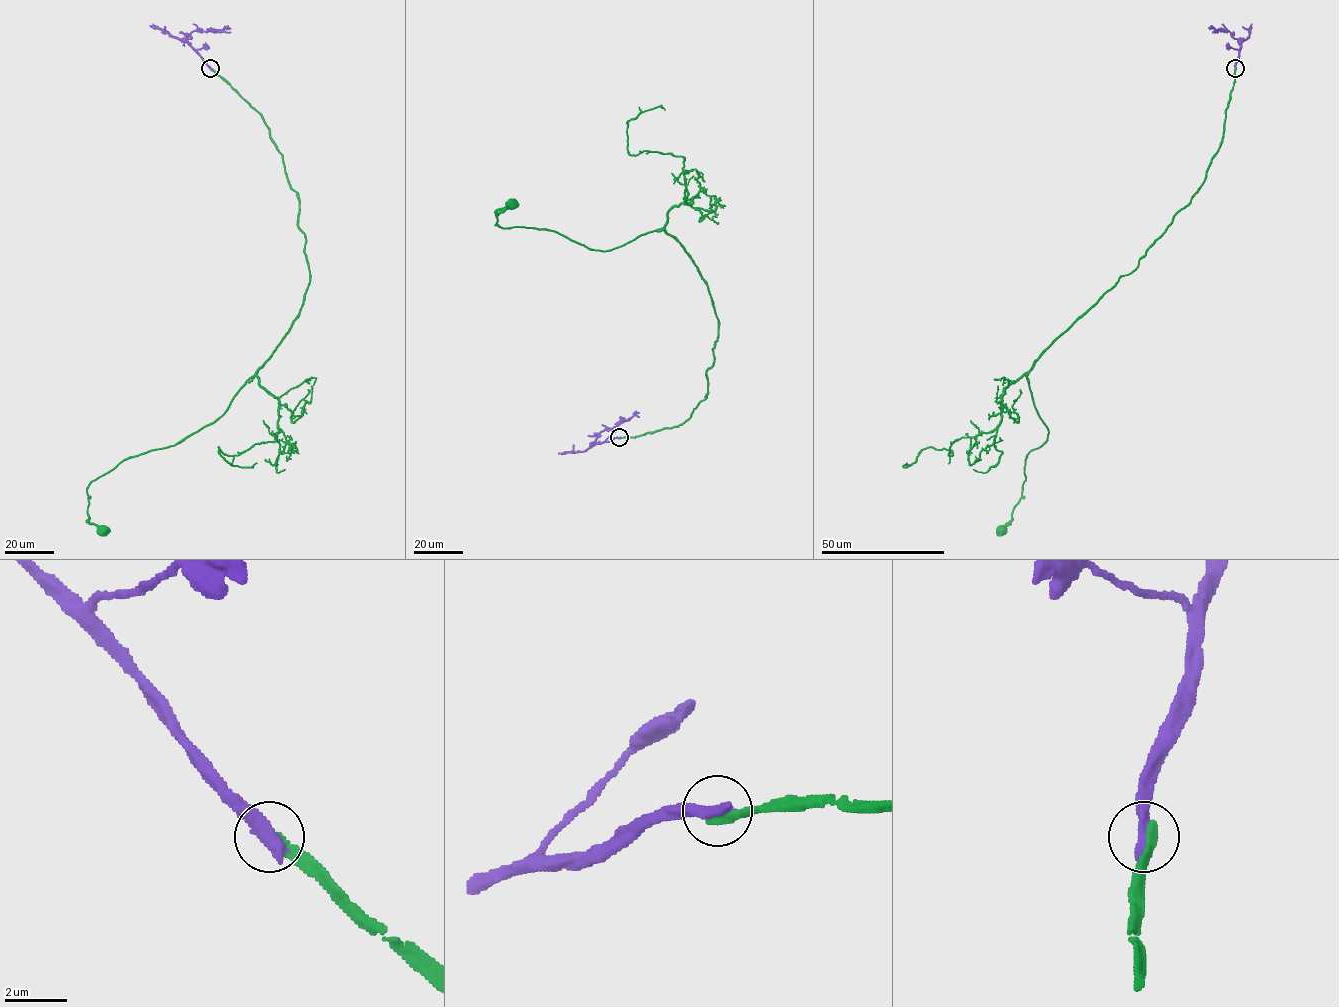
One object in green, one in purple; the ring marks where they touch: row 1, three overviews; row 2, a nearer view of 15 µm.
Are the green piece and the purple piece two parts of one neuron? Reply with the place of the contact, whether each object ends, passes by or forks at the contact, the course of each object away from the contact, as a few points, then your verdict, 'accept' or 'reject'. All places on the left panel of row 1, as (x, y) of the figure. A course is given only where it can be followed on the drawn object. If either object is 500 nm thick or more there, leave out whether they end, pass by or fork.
at (210, 68); green runs (210, 68), (261, 116), (282, 155), (310, 283), (289, 332), (228, 409), (90, 483), (89, 521), (102, 530); purple runs (210, 68), (187, 40), (194, 30), (230, 28); reject

